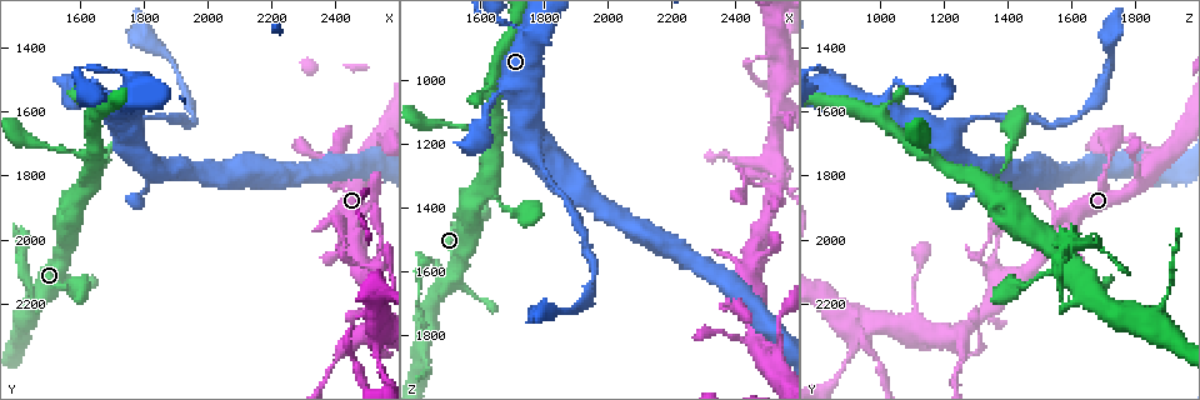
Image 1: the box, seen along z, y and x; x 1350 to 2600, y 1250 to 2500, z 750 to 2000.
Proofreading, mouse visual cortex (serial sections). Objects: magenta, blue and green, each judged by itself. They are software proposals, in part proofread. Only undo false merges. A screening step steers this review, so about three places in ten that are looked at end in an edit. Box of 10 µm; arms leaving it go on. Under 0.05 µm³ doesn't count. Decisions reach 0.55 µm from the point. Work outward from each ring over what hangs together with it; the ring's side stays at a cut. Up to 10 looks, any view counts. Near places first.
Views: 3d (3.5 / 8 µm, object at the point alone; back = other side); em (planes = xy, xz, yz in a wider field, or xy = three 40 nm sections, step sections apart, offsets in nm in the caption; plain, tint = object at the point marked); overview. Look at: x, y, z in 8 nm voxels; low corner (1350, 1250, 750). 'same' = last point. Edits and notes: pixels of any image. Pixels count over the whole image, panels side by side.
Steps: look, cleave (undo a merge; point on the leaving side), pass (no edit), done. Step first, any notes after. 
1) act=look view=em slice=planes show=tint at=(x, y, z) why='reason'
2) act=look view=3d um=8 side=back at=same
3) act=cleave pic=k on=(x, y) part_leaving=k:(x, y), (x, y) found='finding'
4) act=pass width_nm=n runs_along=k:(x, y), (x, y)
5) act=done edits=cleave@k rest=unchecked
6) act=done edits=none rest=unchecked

act=look view=em slice=planes show=tint at=(1630, 1750, 1170) why='three-way junction'

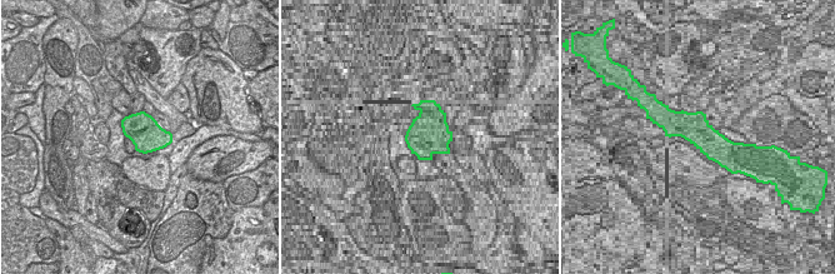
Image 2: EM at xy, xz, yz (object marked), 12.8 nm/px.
act=look view=3d um=3.5 at=same why='wider look'

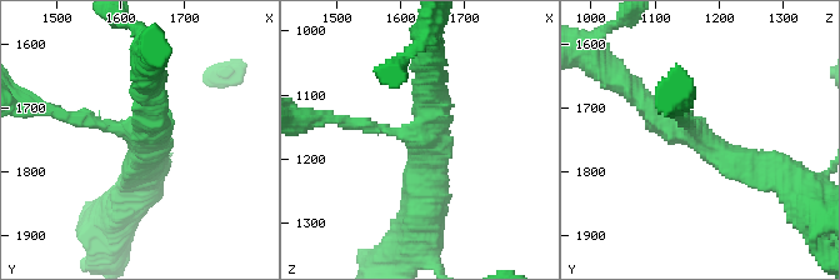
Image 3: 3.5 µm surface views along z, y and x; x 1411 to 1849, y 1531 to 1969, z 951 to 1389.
act=pass width_nm=400 runs_along=3:(769, 171), (660, 121), (630, 86) found='continuous, no second cell'

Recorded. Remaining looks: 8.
act=look view=3d um=3.5 side=back at=(1470, 2190, 1620) why='sharp bend'

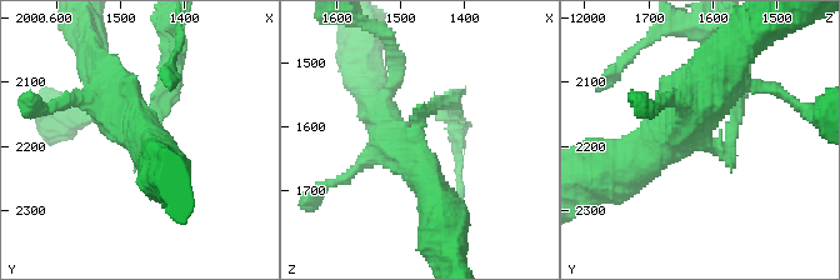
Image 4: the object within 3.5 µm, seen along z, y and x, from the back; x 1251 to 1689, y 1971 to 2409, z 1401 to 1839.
act=look view=em slice=xy step=2 show=plain at=(1475, 2190, 1620)

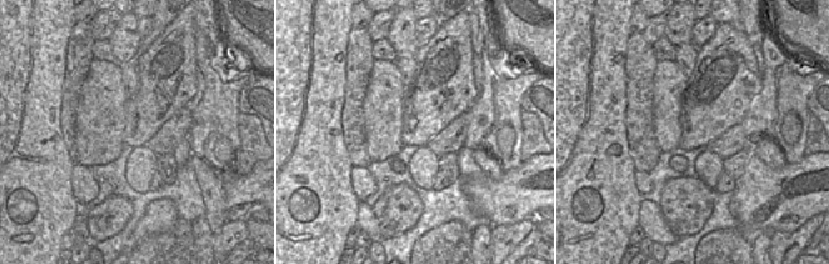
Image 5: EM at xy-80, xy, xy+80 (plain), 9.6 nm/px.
act=look view=em slice=xy step=2 show=tint at=same

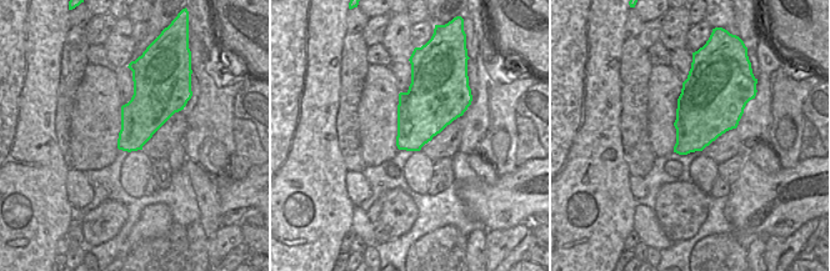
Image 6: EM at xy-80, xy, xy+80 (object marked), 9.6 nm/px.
act=cleave pic=4 on=(155, 100) found='two cells meet here'

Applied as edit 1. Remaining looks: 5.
act=look view=overview

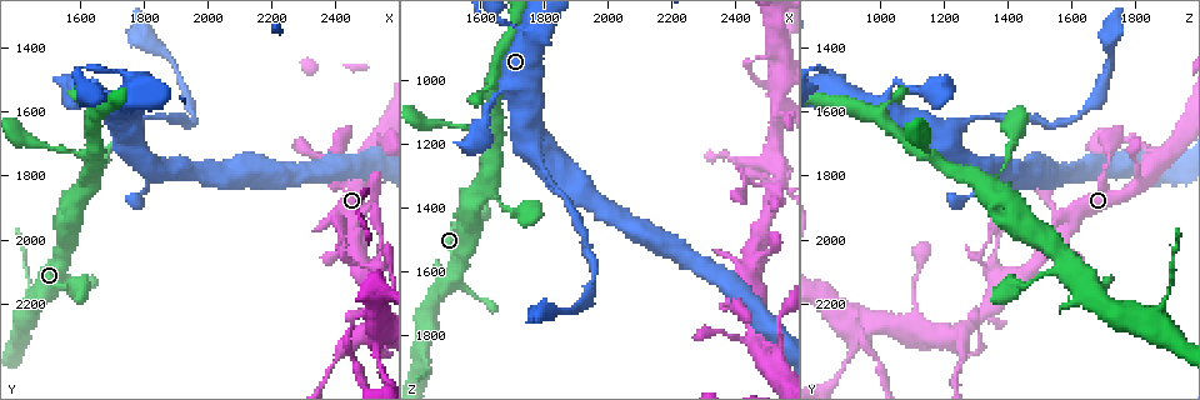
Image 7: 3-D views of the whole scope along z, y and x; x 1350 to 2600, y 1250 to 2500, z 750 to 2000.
act=look view=3d um=3.5 at=(2440, 2060, 1320) why='sharp bend'

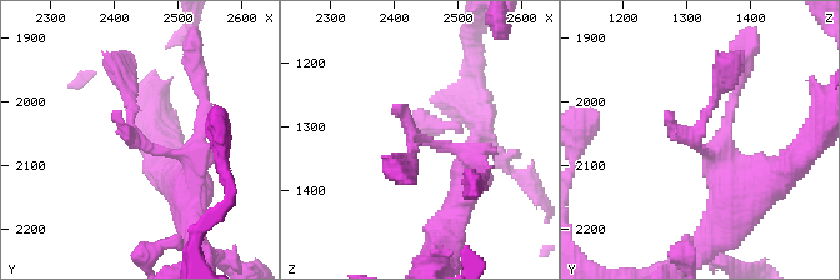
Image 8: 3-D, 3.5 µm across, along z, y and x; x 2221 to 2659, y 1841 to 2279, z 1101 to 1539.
act=look view=em slice=xy step=3 show=tint at=(2435, 2065, 1315)

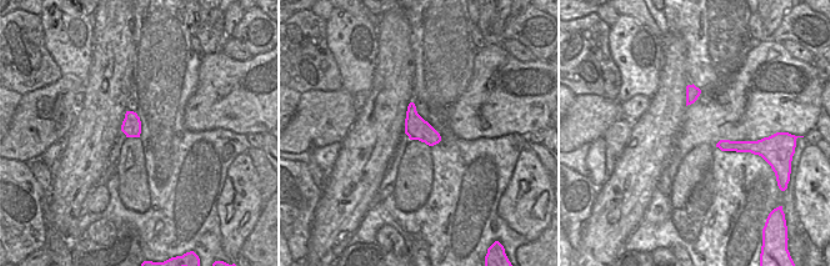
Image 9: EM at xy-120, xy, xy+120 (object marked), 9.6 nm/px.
act=look view=em slice=planes show=tint at=same

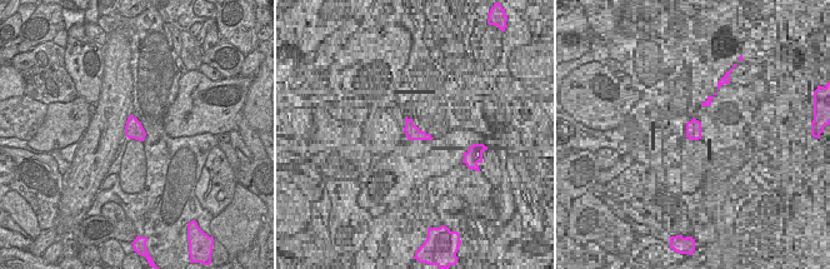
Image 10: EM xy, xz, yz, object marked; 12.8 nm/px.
act=pass runs_along=8:(185, 195), (120, 73) found='continuous, no second cell'

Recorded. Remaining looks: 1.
act=done edits=cleave@4 rest=unchecked

